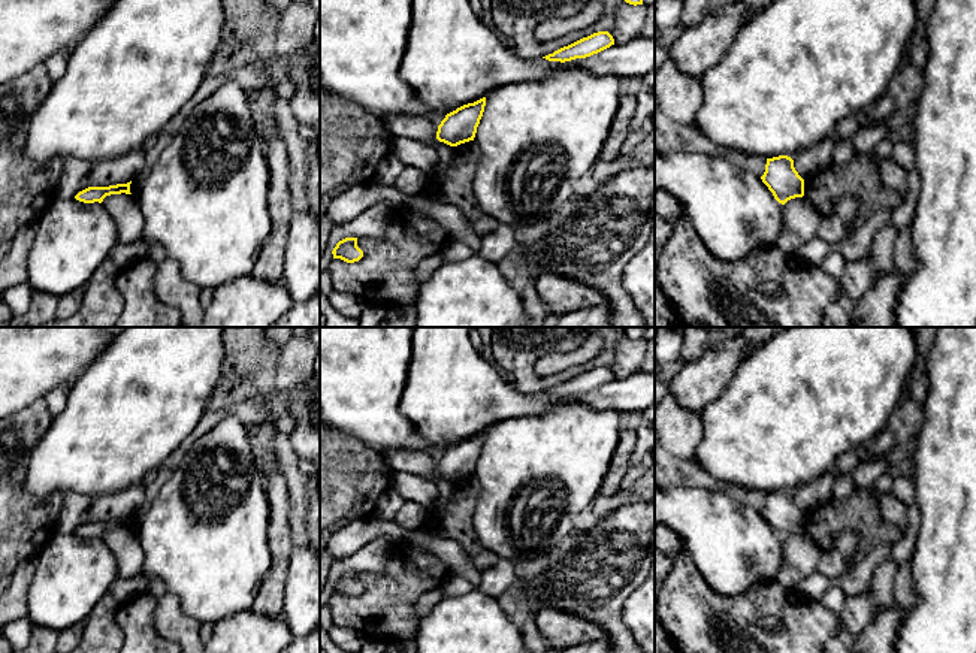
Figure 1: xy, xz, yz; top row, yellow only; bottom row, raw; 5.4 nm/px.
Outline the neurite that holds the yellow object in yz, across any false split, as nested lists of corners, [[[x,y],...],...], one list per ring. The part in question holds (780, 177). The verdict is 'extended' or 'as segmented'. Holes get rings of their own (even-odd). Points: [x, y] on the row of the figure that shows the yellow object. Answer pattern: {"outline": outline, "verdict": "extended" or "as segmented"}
{"outline": [[[788,155],[767,158],[761,179],[782,205],[804,196],[804,179],[798,175],[794,160]]], "verdict": "as segmented"}

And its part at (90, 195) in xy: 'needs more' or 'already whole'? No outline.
already whole

